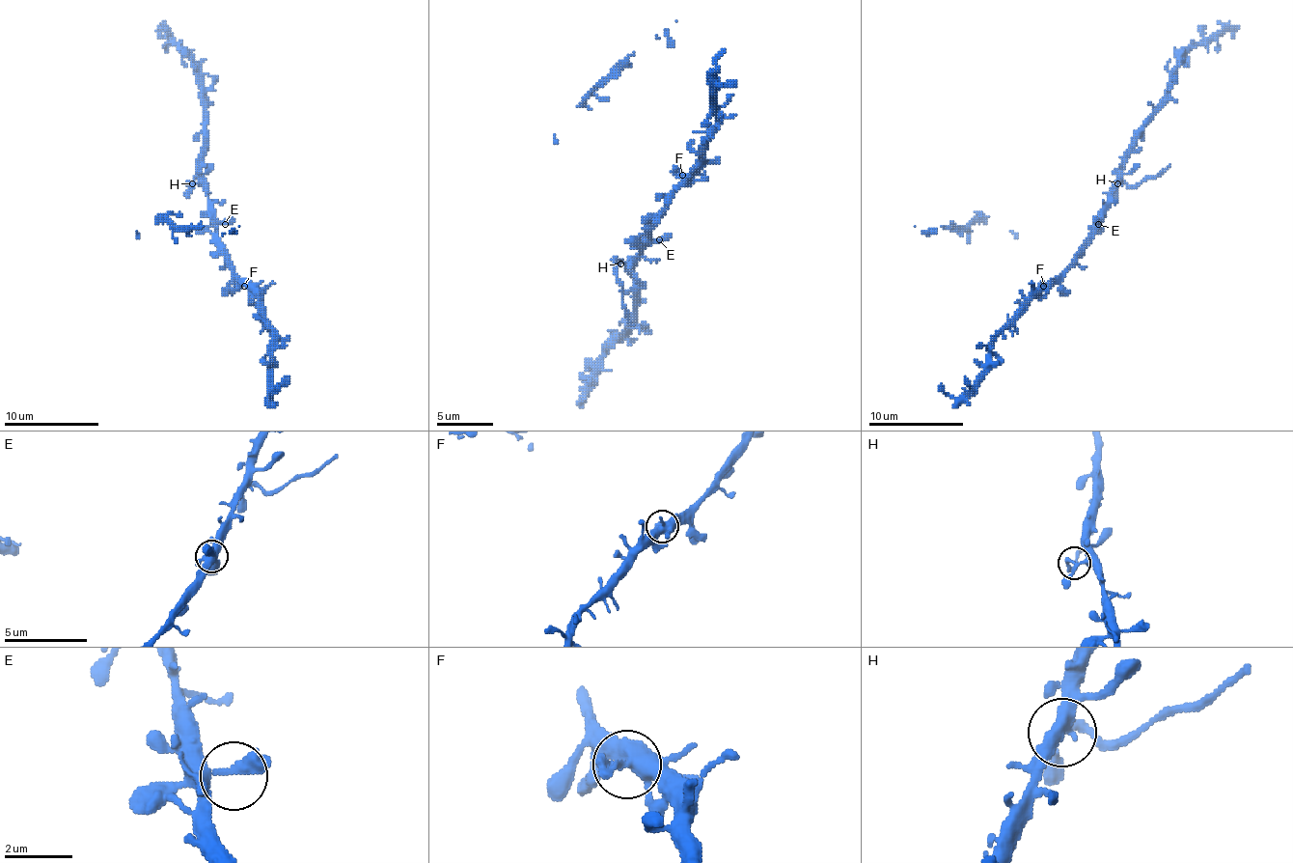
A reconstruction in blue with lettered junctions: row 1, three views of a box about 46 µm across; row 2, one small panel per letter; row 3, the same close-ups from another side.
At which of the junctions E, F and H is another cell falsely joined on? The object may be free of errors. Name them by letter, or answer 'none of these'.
H

